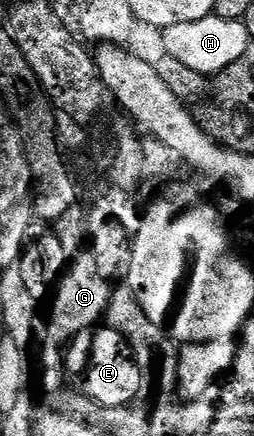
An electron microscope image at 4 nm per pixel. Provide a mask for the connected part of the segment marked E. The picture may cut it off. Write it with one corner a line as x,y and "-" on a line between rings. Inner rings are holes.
95,327
75,336
65,353
65,369
83,384
82,396
105,407
132,404
145,386
143,372
131,356
127,340
117,330
106,327

